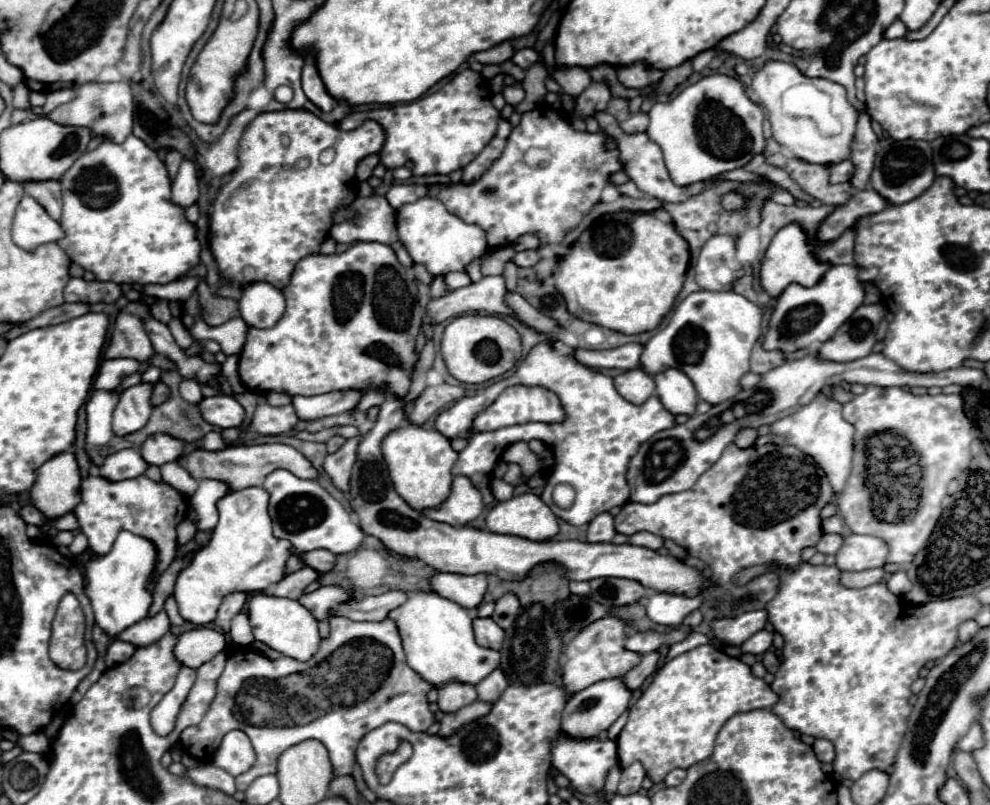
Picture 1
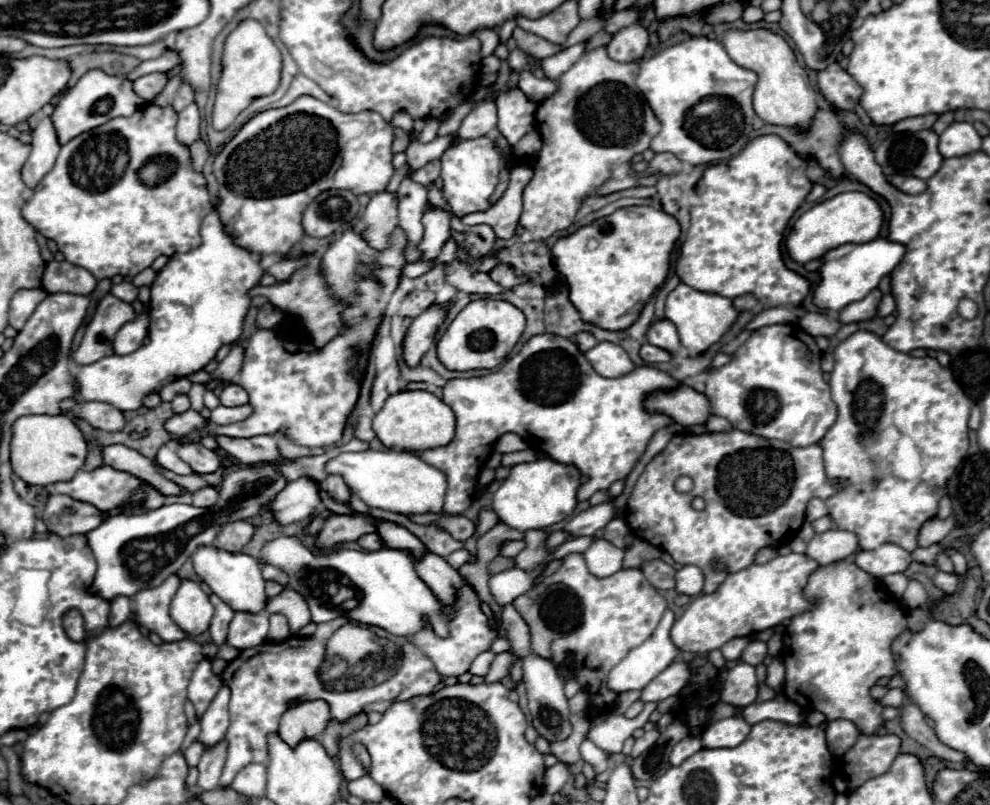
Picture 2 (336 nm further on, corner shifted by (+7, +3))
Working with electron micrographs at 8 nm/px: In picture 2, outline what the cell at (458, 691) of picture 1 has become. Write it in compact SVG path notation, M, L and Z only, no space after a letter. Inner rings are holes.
M464 586L458 592L456 606L444 606L444 614L450 618L448 638L438 638L438 636L434 636L434 632L424 630L414 636L414 644L434 662L434 666L442 678L450 678L450 676L460 678L462 674L466 674L470 670L470 664L474 662L474 658L478 654L490 650L492 642L498 638L498 632L494 628L490 628L490 620L480 610L480 600L470 586Z

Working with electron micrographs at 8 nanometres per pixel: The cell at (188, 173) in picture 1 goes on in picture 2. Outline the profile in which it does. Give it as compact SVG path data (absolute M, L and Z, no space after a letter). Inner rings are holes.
M192 102L188 108L184 108L178 114L176 138L180 144L190 146L198 140L198 134L200 134L200 112L198 112L198 106Z

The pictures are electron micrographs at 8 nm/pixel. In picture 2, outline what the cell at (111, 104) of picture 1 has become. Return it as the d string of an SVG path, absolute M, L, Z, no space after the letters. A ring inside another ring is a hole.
M156 72L156 74L146 74L146 76L140 76L138 80L132 82L132 88L134 92L142 98L142 100L152 100L156 94L160 94L160 90L166 86L166 76L162 72Z

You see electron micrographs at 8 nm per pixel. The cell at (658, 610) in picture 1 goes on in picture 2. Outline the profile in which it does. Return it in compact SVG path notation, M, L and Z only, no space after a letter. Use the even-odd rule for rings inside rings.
M684 566L676 572L676 592L686 596L698 596L704 586L704 576L696 566Z

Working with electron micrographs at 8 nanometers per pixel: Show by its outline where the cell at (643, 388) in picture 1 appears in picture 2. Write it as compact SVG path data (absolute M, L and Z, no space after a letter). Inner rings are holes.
M600 342L584 356L592 364L592 368L596 368L596 372L606 378L620 378L634 370L634 362L628 358L628 354L620 346L610 342Z

